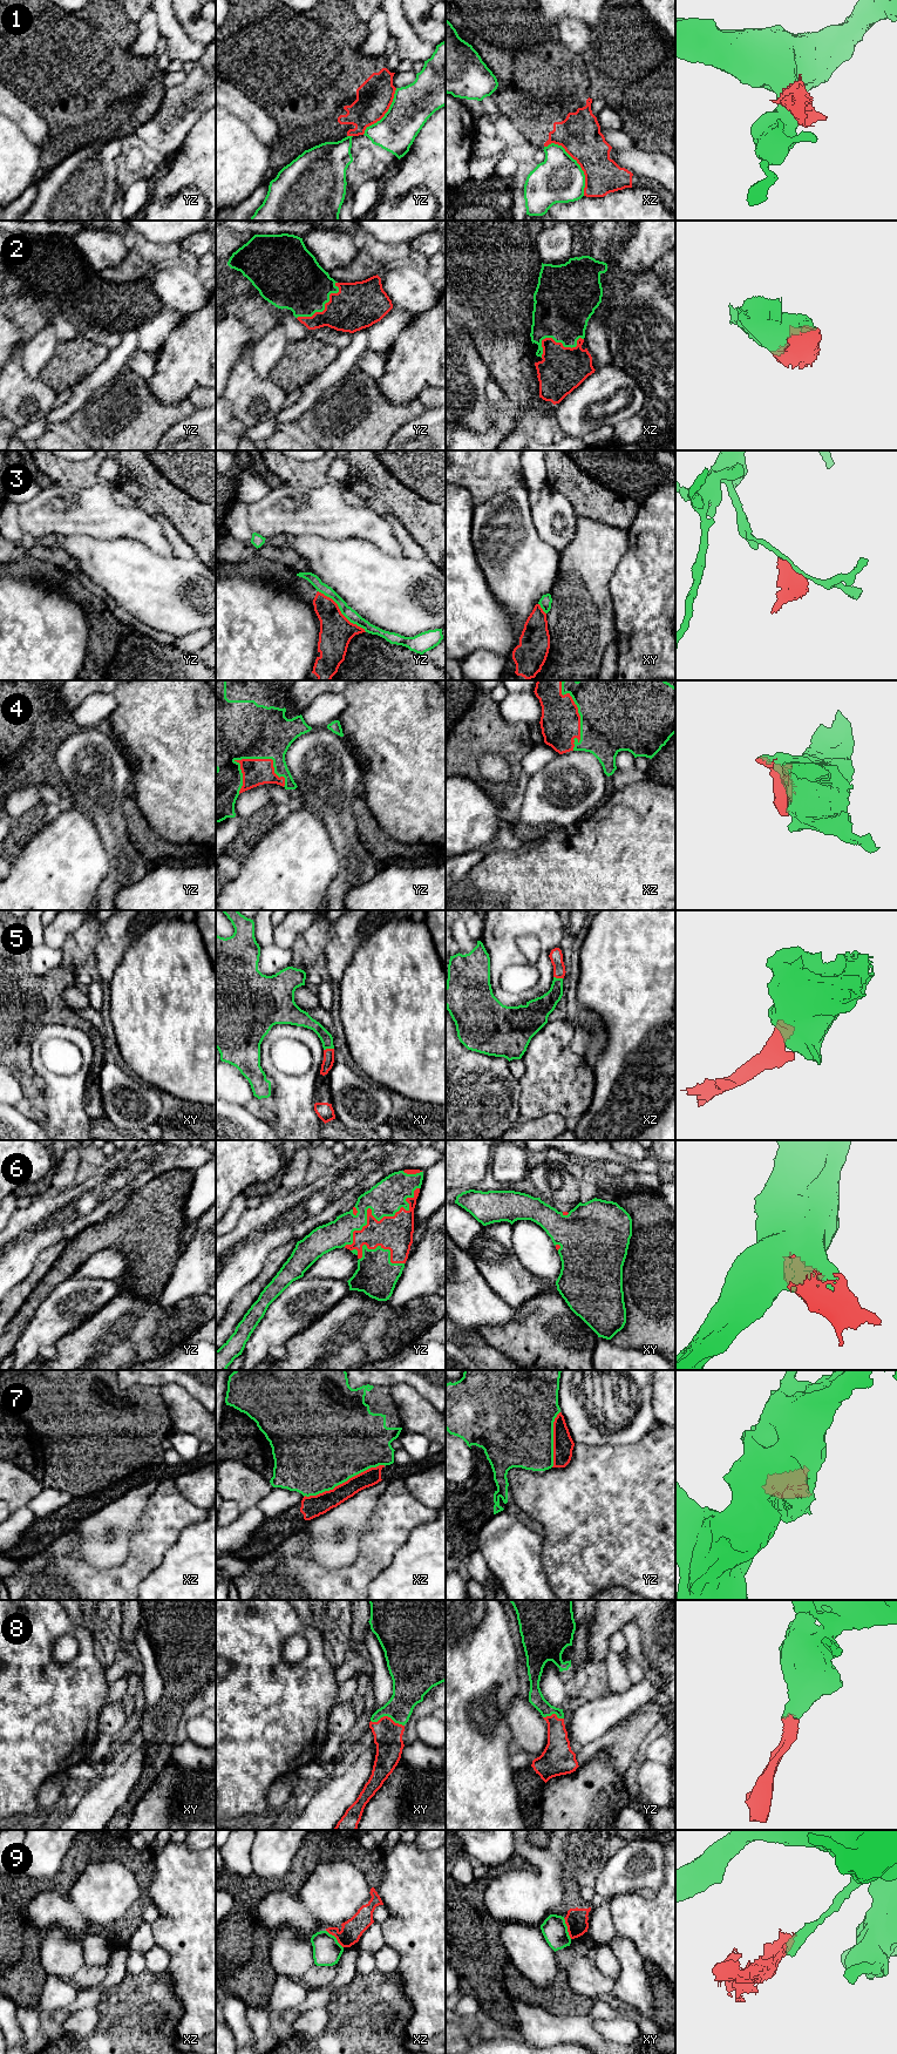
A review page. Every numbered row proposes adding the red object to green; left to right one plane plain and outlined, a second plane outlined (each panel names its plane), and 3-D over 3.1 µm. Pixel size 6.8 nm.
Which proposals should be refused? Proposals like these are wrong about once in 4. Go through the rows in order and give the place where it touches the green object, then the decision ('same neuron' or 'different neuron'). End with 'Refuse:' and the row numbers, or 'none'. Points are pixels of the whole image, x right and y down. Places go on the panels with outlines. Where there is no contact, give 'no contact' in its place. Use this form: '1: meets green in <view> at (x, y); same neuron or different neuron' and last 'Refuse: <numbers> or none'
1: meets green in xz at (576, 162); different neuron
2: meets green in xz at (556, 341); same neuron
3: meets green in yz at (340, 610); different neuron
4: meets green in yz at (267, 758); same neuron
5: meets green in xy at (328, 1048); same neuron
6: meets green in yz at (375, 1218); same neuron
7: meets green in xz at (344, 1482); different neuron
8: meets green in xy at (387, 1715); same neuron
9: meets green in xy at (566, 1929); different neuron
Refuse: 1, 3, 7, 9

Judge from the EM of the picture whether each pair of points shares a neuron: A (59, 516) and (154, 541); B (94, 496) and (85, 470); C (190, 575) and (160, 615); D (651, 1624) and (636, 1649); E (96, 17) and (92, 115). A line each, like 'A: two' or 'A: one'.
A: one
B: two
C: one
D: two
E: one

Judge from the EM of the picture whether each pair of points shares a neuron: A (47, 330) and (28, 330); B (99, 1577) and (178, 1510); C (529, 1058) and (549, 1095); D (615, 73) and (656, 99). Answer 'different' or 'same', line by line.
A: different
B: same
C: same
D: same

